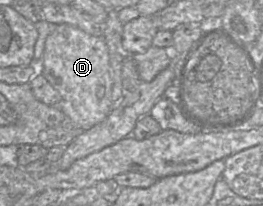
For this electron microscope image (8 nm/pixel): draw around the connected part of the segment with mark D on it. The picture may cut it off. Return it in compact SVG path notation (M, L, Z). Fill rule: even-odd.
M61 24L47 37L39 73L60 93L59 108L82 131L103 122L112 110L112 68L107 43L103 36L90 35L79 28Z

